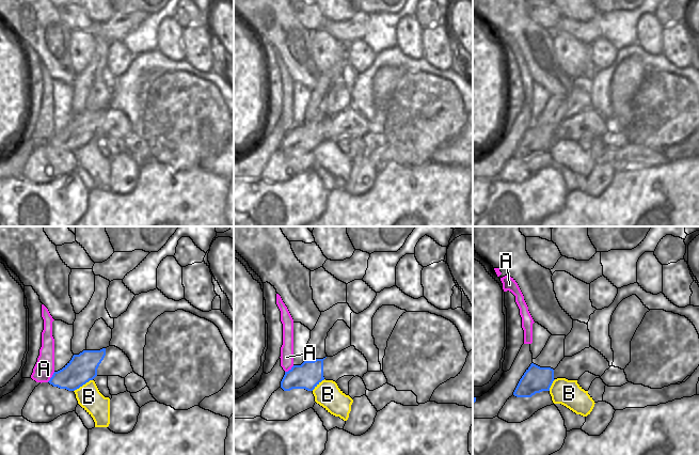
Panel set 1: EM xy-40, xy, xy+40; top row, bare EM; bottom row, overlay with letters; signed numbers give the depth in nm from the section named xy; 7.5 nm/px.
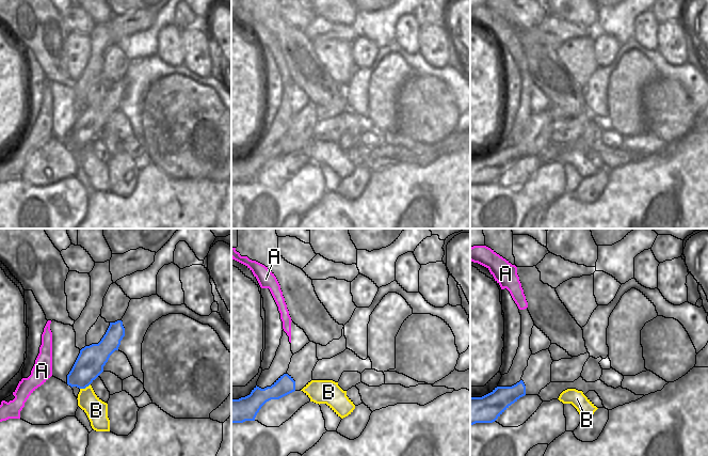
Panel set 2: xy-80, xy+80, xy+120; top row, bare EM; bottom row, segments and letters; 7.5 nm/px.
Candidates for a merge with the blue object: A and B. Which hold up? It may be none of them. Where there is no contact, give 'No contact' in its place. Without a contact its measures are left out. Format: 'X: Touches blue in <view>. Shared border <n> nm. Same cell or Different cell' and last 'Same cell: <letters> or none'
A: Touches blue in xy-40. Shared border 100 nm. Different cell
B: Touches blue in xy-40. Shared border 170 nm. Different cell
Same cell: none.

